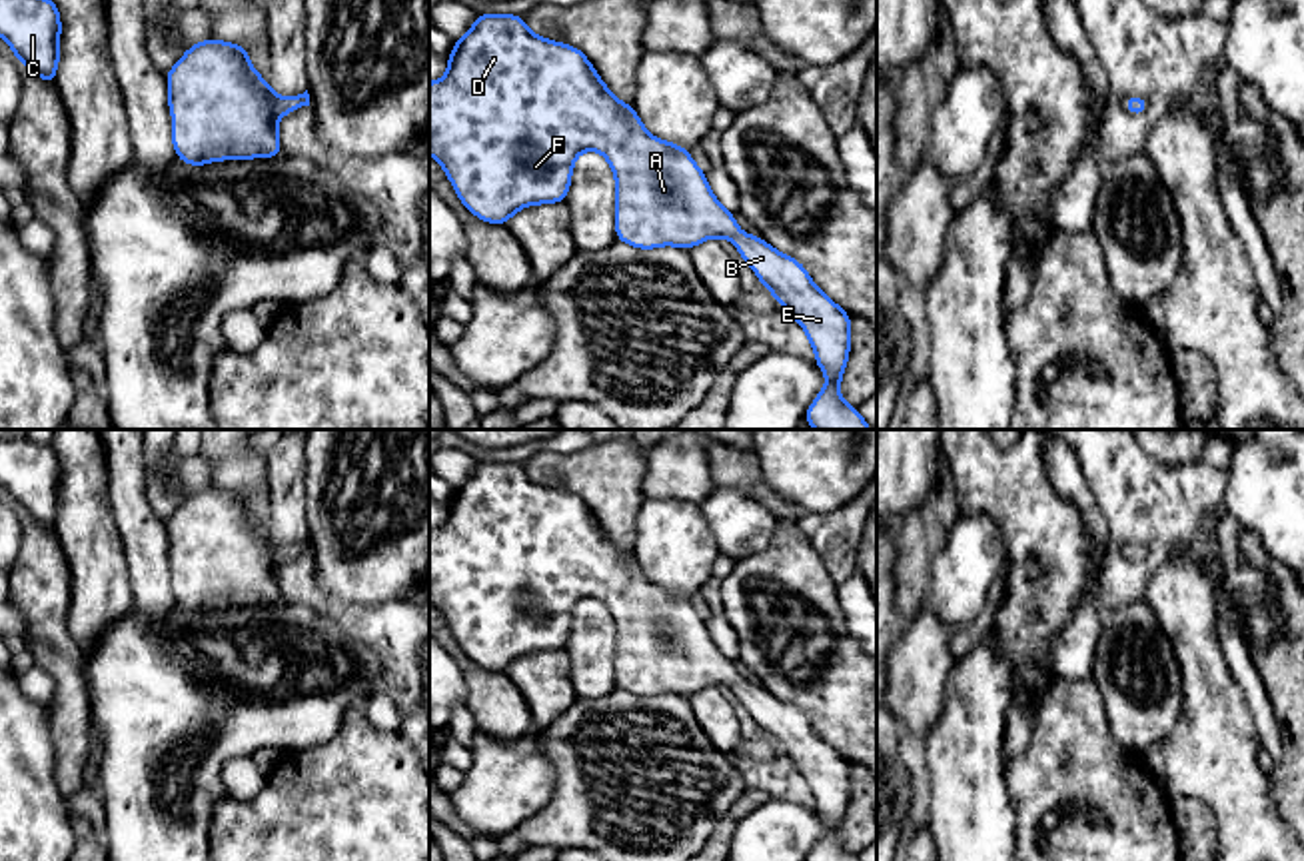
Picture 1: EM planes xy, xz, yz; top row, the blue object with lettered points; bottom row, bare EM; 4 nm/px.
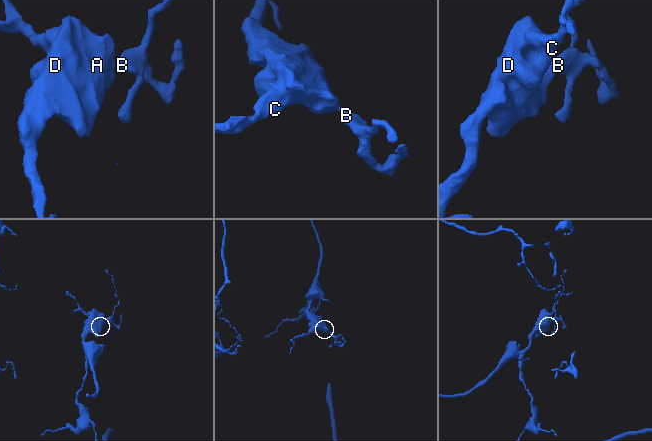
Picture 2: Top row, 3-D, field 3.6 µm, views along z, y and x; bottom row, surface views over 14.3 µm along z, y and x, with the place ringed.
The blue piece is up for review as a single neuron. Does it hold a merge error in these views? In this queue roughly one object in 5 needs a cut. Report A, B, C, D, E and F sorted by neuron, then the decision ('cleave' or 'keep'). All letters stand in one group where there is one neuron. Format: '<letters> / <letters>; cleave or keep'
A B C D E F; keep

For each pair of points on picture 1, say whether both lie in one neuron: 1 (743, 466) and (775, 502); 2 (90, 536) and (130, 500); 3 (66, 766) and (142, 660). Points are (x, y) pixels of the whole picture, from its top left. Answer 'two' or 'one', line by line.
1: one
2: two
3: two

